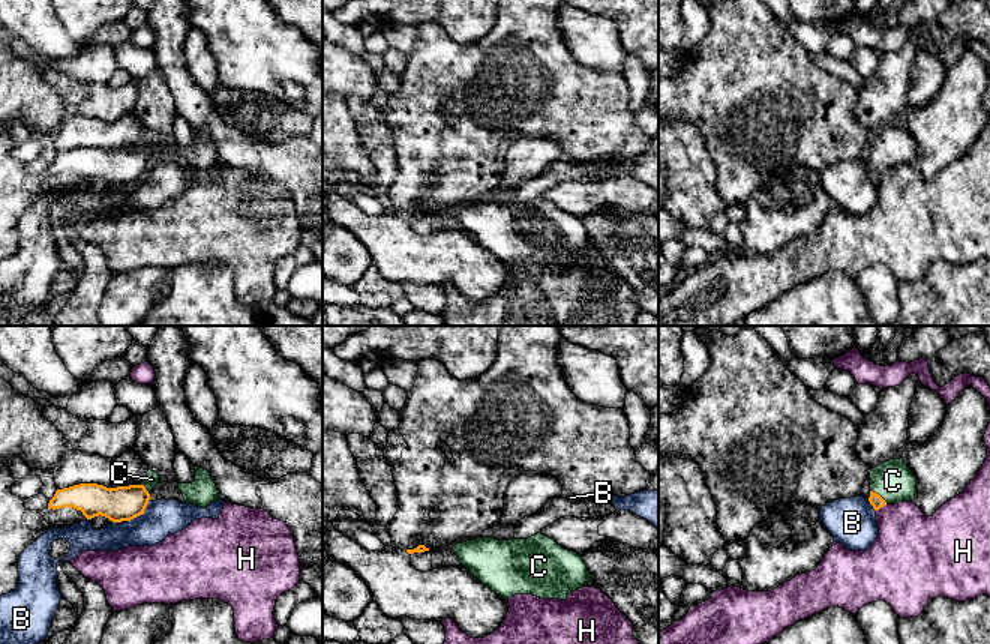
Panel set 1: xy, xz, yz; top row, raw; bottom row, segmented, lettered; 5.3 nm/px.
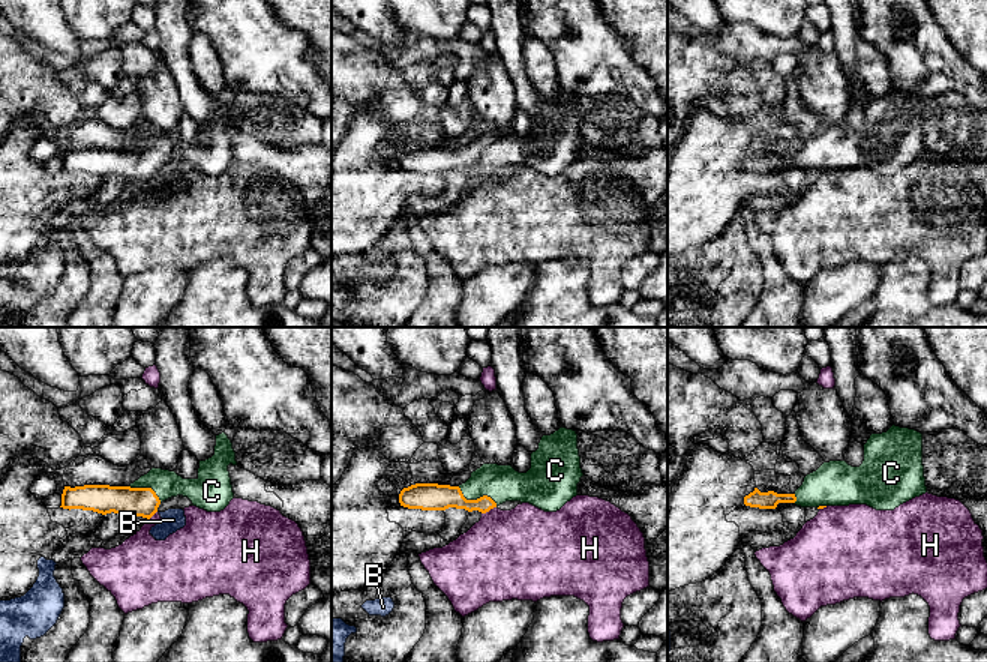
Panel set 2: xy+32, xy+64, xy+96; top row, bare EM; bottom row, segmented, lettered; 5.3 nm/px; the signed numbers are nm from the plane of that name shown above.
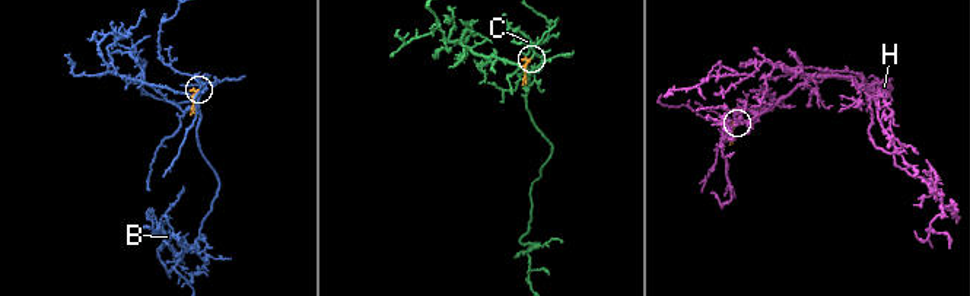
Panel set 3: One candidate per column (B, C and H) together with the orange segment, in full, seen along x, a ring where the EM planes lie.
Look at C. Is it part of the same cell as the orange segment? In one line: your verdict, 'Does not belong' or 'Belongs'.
Belongs

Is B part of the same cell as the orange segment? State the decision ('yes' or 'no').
no

